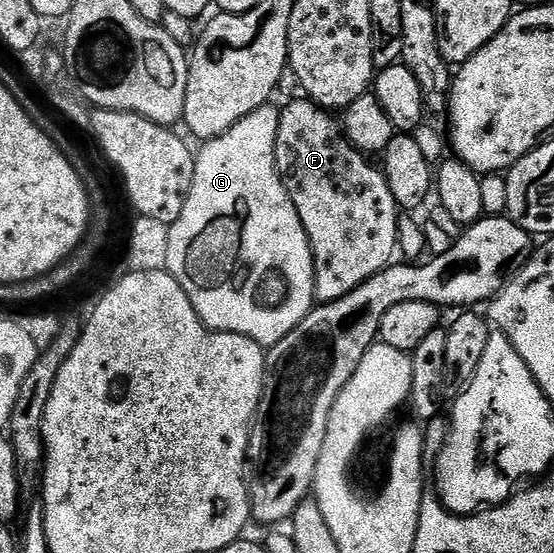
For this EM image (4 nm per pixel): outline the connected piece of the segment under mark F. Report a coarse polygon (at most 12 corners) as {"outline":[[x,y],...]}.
{"outline":[[314,101],[282,106],[275,162],[316,302],[392,264],[382,168]]}

